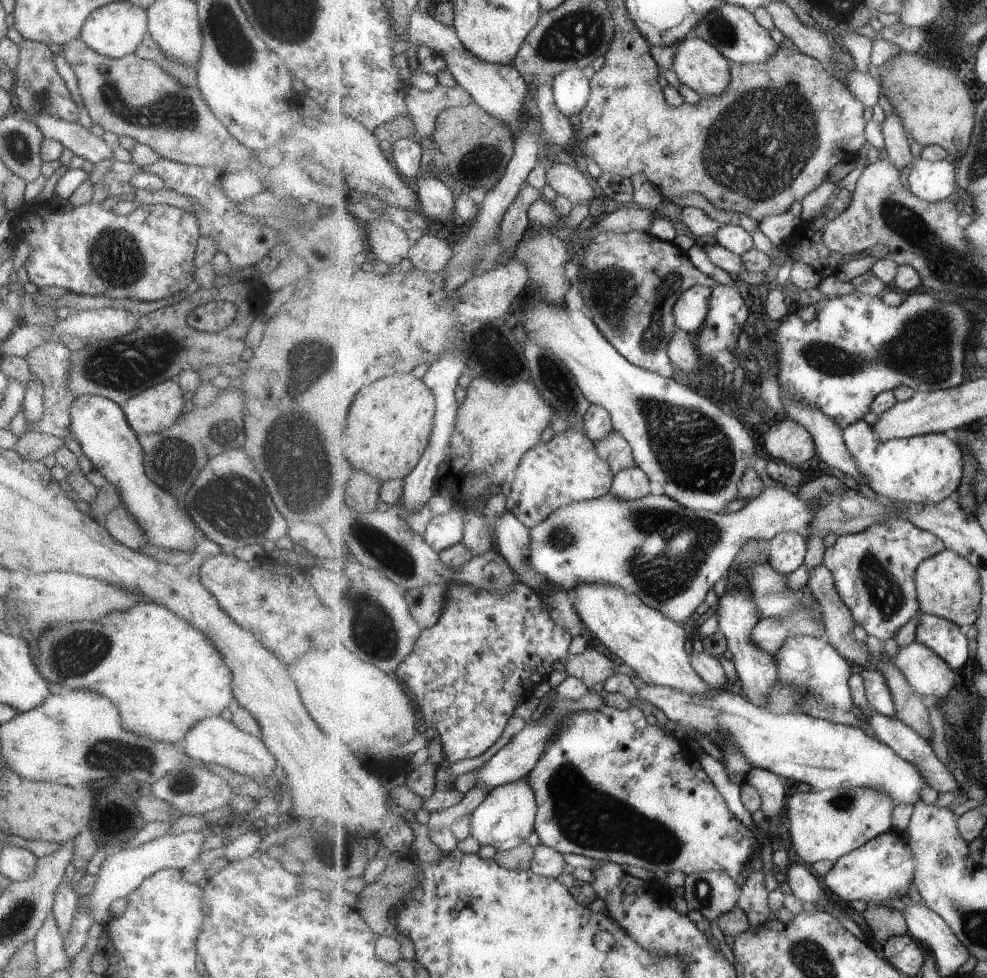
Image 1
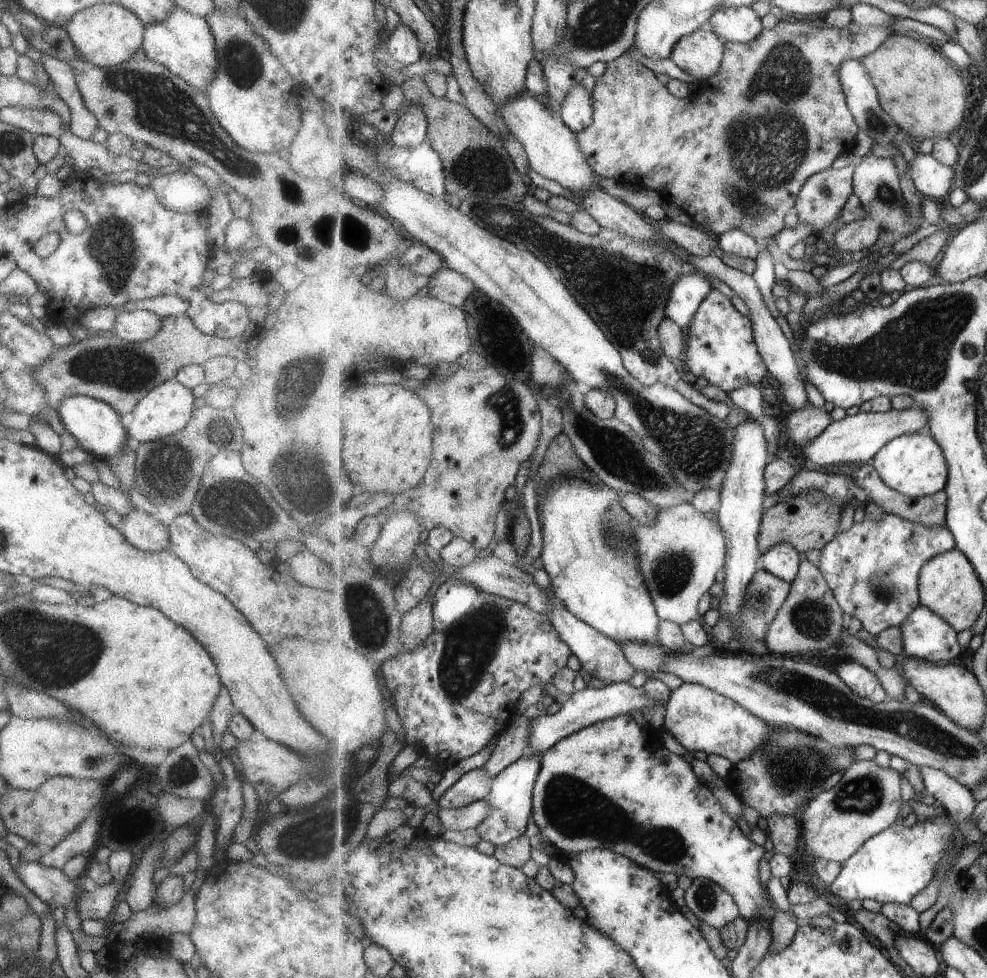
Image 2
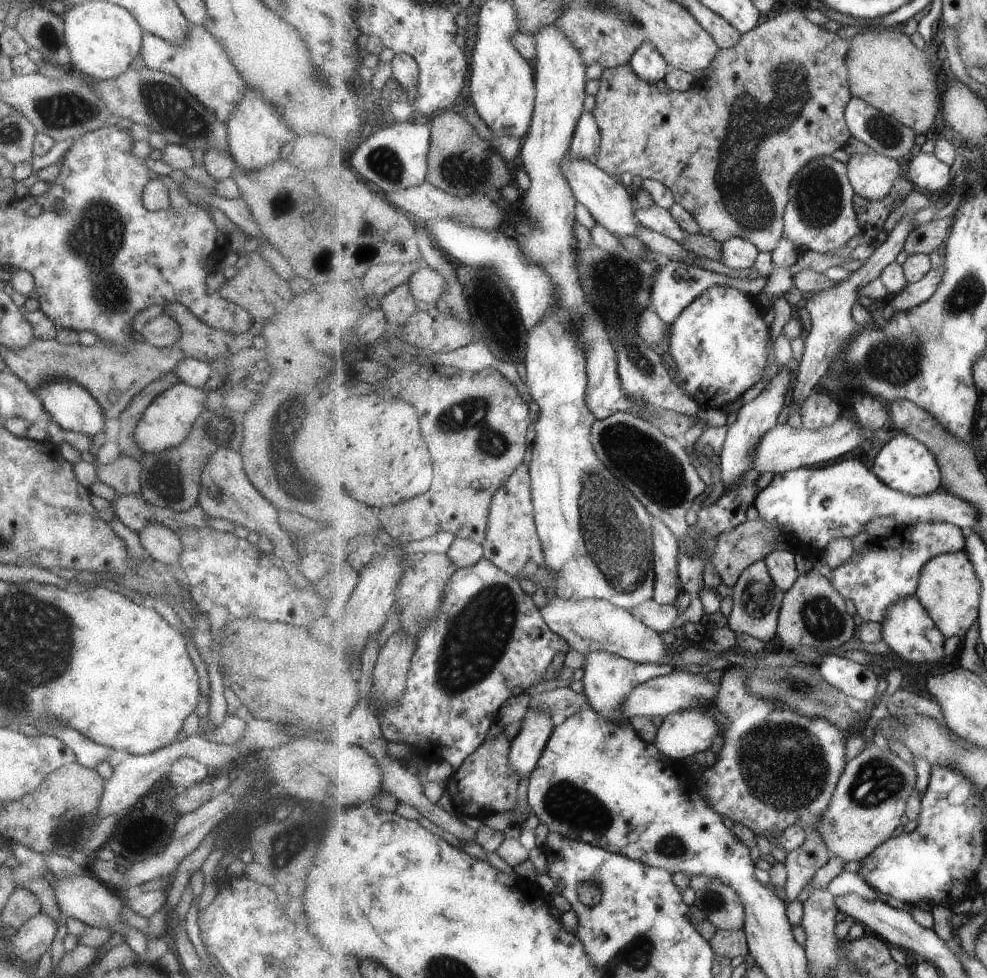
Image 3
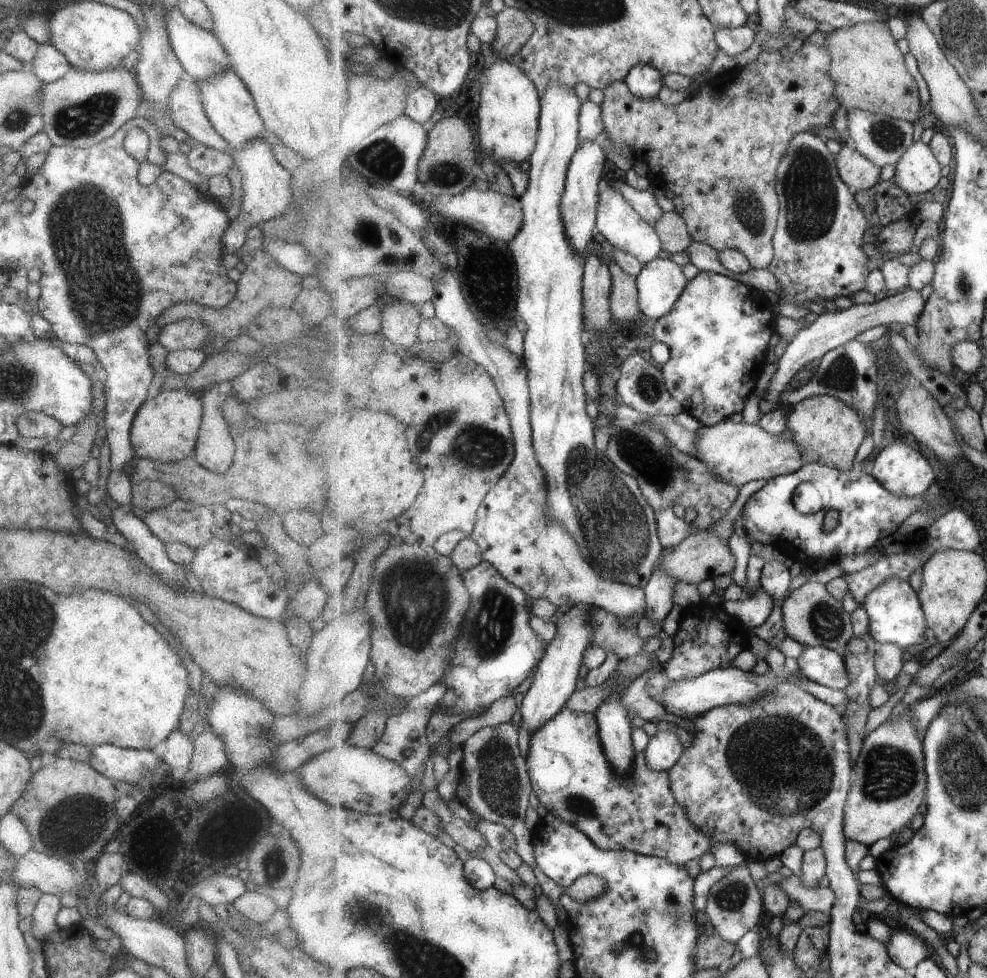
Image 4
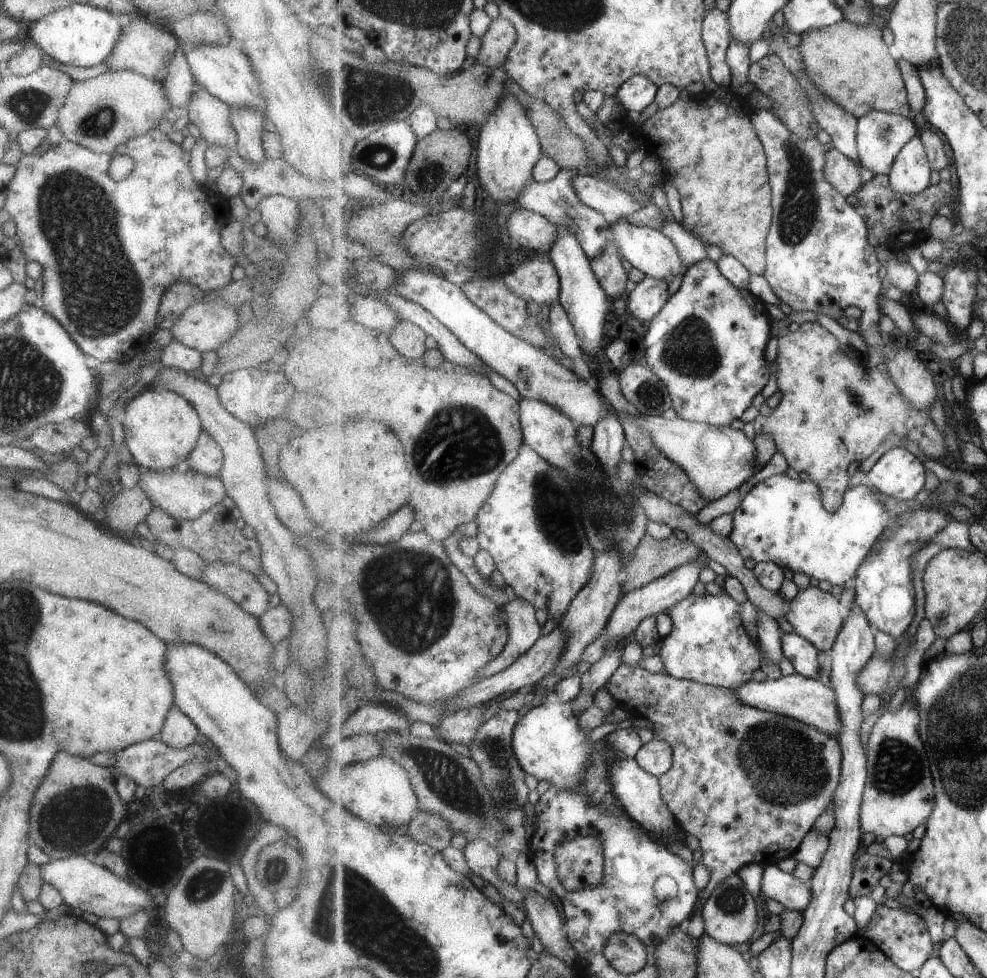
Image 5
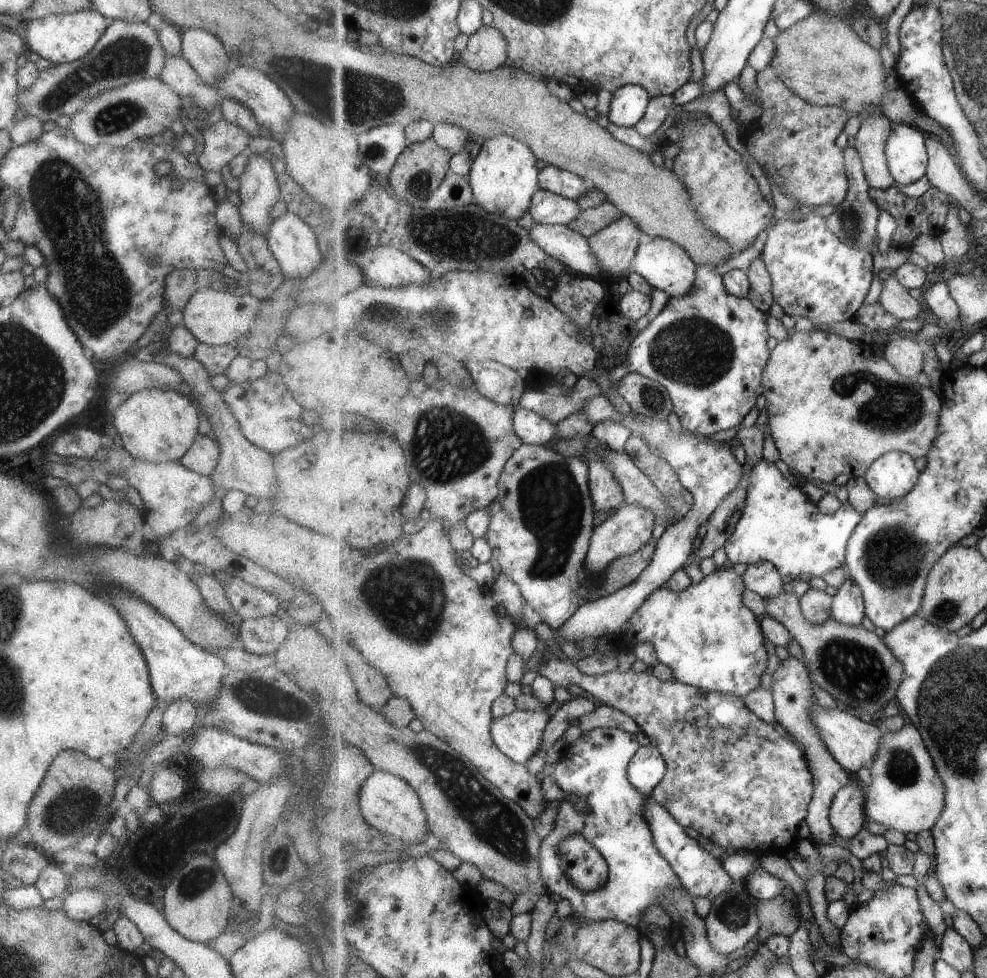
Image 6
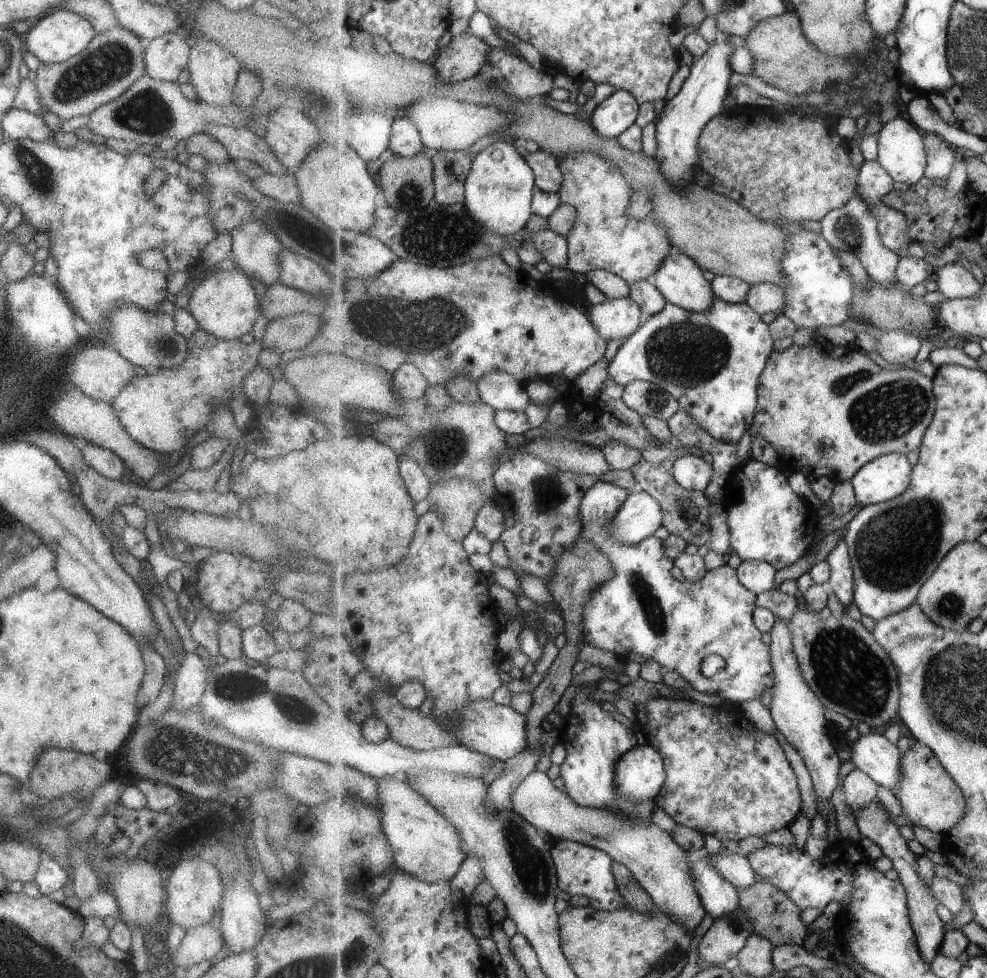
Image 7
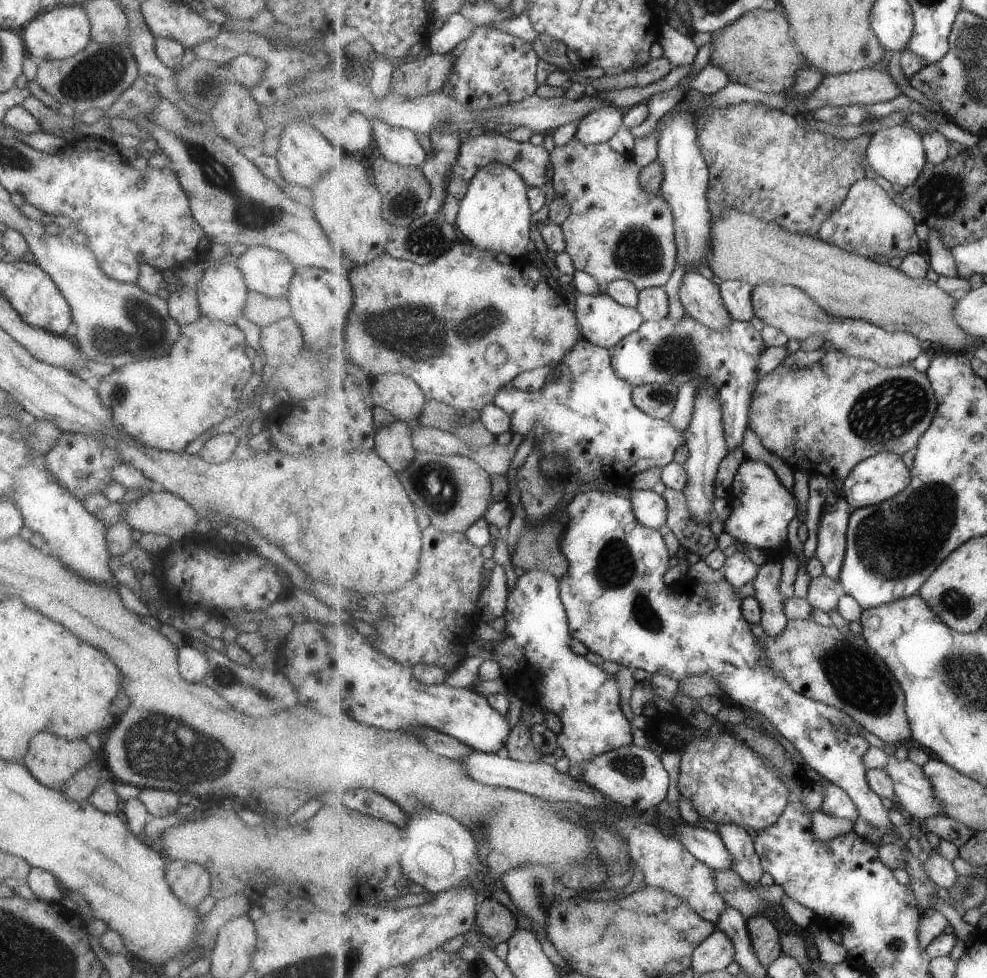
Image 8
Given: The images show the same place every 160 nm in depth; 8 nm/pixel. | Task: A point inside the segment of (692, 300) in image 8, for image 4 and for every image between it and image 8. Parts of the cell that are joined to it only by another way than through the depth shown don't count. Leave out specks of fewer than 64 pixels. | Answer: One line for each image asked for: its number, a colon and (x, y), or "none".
4: (618, 222)
5: (649, 249)
6: (665, 264)
7: (681, 280)

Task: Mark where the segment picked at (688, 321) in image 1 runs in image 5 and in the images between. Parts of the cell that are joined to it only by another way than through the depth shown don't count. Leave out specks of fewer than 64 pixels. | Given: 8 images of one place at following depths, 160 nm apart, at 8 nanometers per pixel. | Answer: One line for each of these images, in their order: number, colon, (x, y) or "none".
2: (692, 290)
3: (677, 285)
4: (660, 285)
5: (649, 297)

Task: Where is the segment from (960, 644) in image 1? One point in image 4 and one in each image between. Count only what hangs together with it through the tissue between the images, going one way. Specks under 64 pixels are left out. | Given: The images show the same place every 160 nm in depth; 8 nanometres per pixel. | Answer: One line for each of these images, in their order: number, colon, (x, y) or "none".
2: (926, 636)
3: (910, 632)
4: (897, 617)

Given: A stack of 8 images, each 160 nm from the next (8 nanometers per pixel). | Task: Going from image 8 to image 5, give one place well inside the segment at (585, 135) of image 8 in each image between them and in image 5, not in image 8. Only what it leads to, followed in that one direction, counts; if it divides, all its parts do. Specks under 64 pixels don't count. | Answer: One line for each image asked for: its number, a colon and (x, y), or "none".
5: (639, 92)
6: (628, 105)
7: (612, 117)

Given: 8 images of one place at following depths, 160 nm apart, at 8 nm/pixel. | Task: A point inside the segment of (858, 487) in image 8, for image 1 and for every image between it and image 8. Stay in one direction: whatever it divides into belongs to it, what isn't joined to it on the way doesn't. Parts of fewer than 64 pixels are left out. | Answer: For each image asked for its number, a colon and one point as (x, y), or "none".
1: (927, 469)
2: (915, 465)
3: (909, 466)
4: (904, 471)
5: (899, 473)
6: (895, 474)
7: (889, 476)

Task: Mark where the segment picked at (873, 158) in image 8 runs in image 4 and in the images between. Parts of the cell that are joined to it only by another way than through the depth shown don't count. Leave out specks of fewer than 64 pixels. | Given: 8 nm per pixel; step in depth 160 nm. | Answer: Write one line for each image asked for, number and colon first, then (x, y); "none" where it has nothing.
4: (918, 172)
5: (911, 173)
6: (906, 149)
7: (900, 149)

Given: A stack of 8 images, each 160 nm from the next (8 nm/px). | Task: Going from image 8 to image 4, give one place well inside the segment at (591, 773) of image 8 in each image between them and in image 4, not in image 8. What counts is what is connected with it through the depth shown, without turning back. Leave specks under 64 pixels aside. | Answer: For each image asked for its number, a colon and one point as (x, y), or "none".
4: (665, 749)
5: (656, 757)
6: (647, 768)
7: (640, 773)

